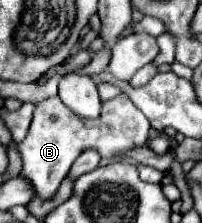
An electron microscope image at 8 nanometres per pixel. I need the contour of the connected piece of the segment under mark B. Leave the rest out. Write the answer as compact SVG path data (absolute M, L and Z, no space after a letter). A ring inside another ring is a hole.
M126 94L116 96L102 104L102 114L96 120L86 120L74 116L58 96L46 98L40 104L36 104L34 118L28 130L28 136L24 142L20 142L16 148L22 156L22 176L30 182L34 182L36 194L42 200L54 198L62 178L70 172L72 162L86 150L96 148L102 158L112 158L120 152L126 152L136 146L144 146L150 136L150 122L146 116L130 102Z

